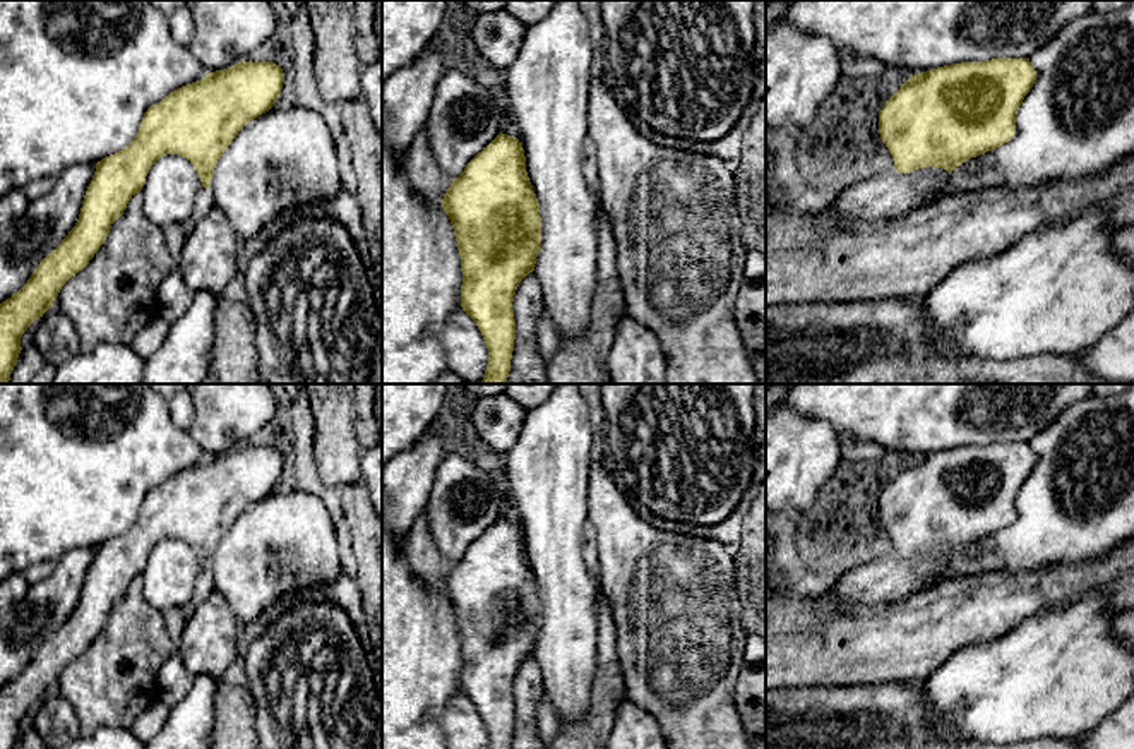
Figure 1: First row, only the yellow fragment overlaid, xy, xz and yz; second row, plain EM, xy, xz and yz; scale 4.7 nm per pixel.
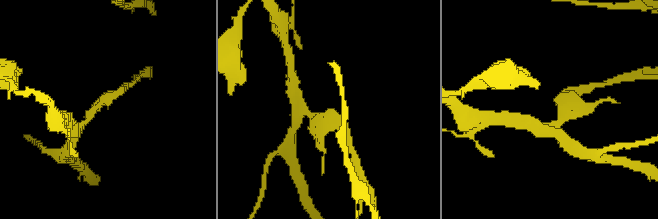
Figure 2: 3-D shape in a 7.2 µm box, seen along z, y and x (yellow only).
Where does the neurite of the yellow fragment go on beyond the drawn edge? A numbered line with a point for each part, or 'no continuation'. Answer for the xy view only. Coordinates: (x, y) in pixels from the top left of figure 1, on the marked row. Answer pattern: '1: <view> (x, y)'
1: xy (206, 196)

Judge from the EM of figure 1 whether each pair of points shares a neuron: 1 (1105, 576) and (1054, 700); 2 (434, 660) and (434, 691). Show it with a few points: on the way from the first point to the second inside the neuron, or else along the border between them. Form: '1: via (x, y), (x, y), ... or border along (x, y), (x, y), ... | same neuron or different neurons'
1: border along (1059, 611), (1083, 599), (1104, 595), (1116, 614) | different neurons
2: via (434, 667), (434, 684) | same neuron

